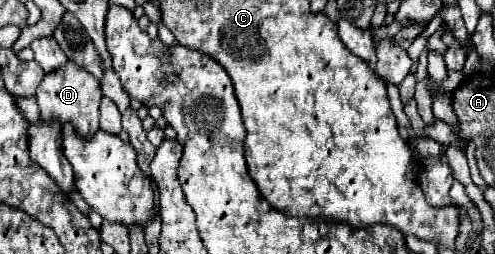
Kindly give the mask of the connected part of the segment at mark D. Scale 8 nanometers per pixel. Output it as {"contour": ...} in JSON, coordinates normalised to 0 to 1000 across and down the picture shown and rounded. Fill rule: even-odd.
{"contour":[[[139,236],[127,268],[91,291],[71,370],[79,402],[79,433],[91,465],[115,472],[123,488],[143,480],[164,535],[188,535],[200,512],[200,394],[204,394],[204,331],[180,291],[172,268],[160,268],[147,236]]]}

